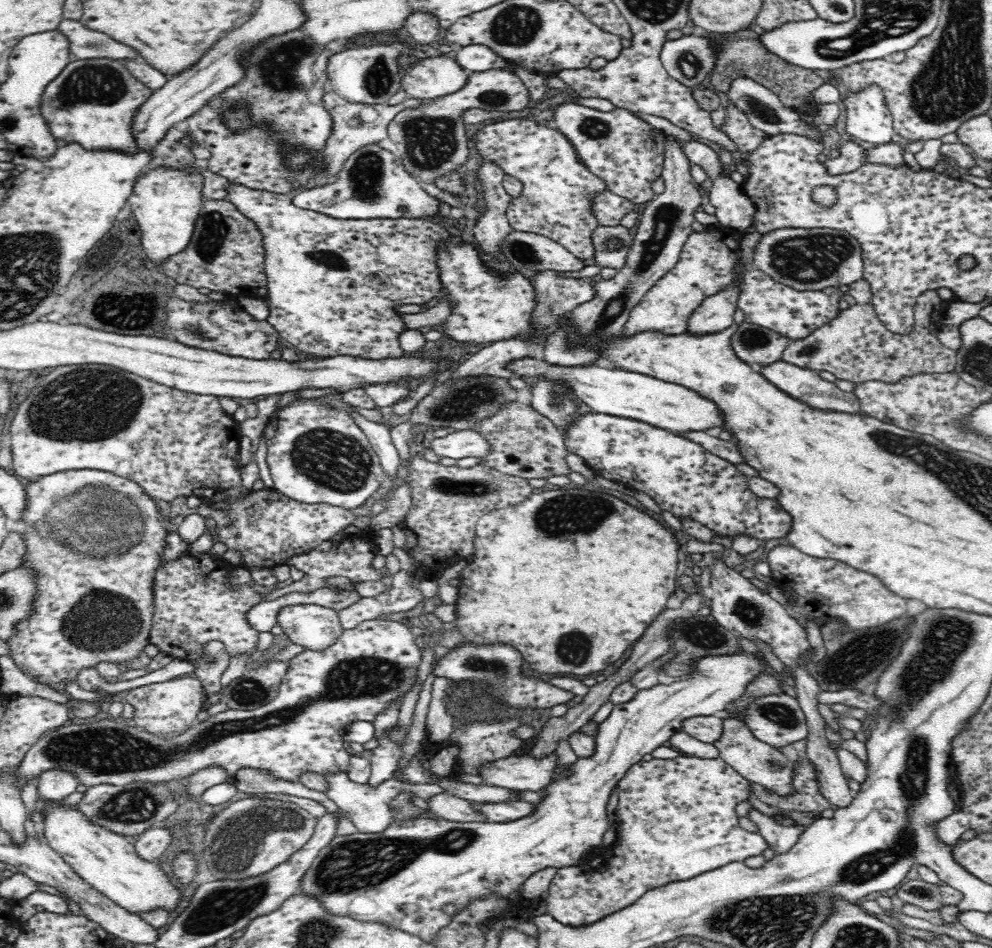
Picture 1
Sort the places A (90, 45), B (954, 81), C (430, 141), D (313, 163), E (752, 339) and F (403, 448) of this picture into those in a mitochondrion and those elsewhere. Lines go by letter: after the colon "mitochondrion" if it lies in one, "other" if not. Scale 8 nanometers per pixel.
A: mitochondrion
B: mitochondrion
C: mitochondrion
D: other
E: mitochondrion
F: other

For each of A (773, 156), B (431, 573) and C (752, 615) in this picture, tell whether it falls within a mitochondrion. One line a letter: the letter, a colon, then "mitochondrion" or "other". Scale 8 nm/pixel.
A: other
B: other
C: mitochondrion

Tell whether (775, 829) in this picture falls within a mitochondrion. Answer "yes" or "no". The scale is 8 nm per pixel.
no

